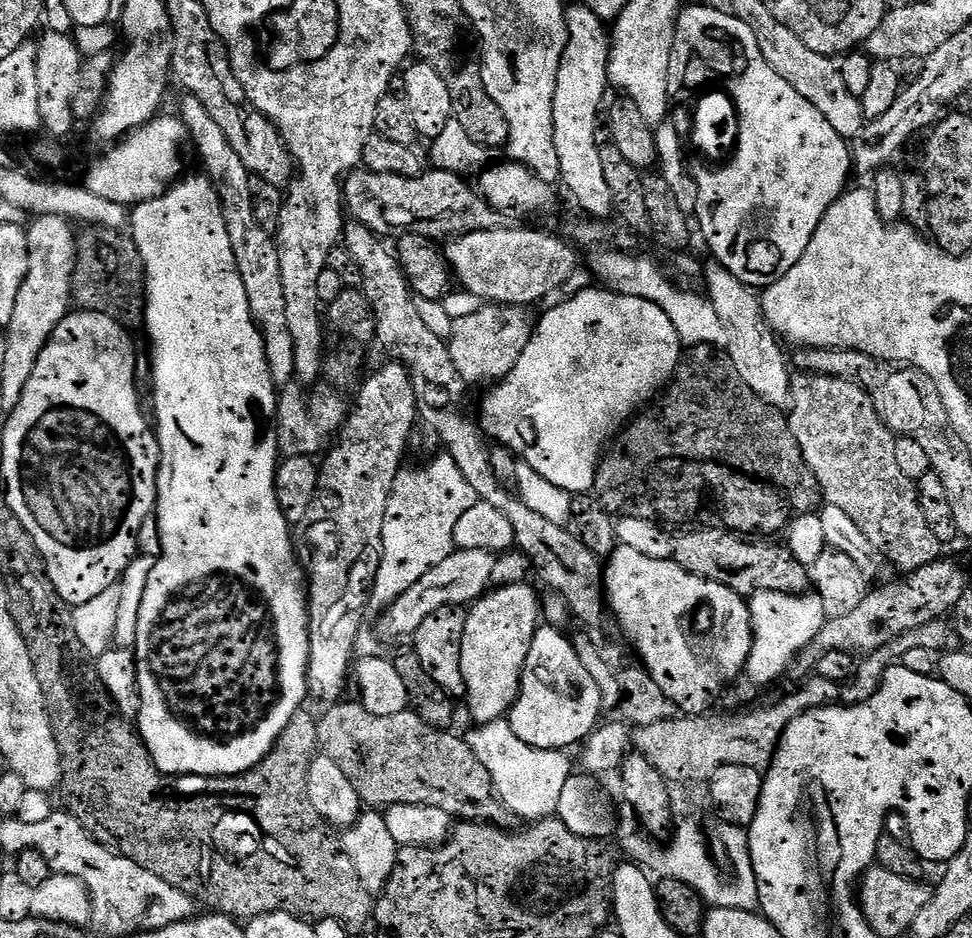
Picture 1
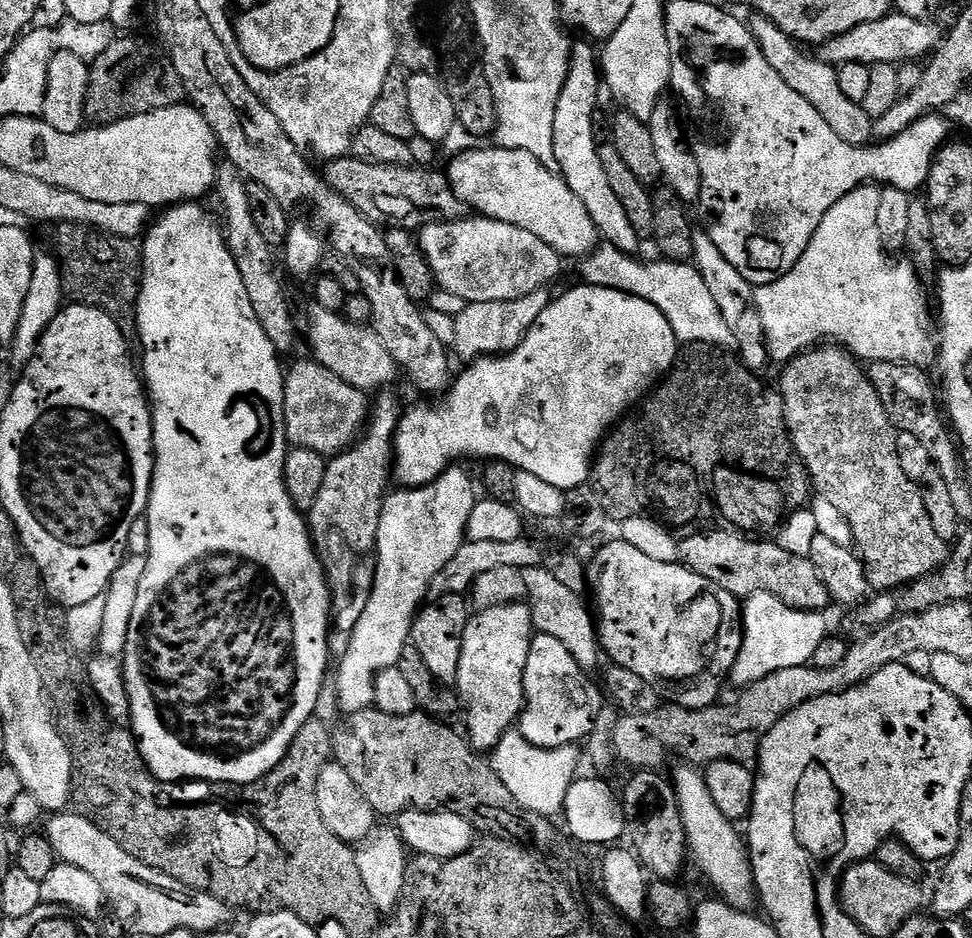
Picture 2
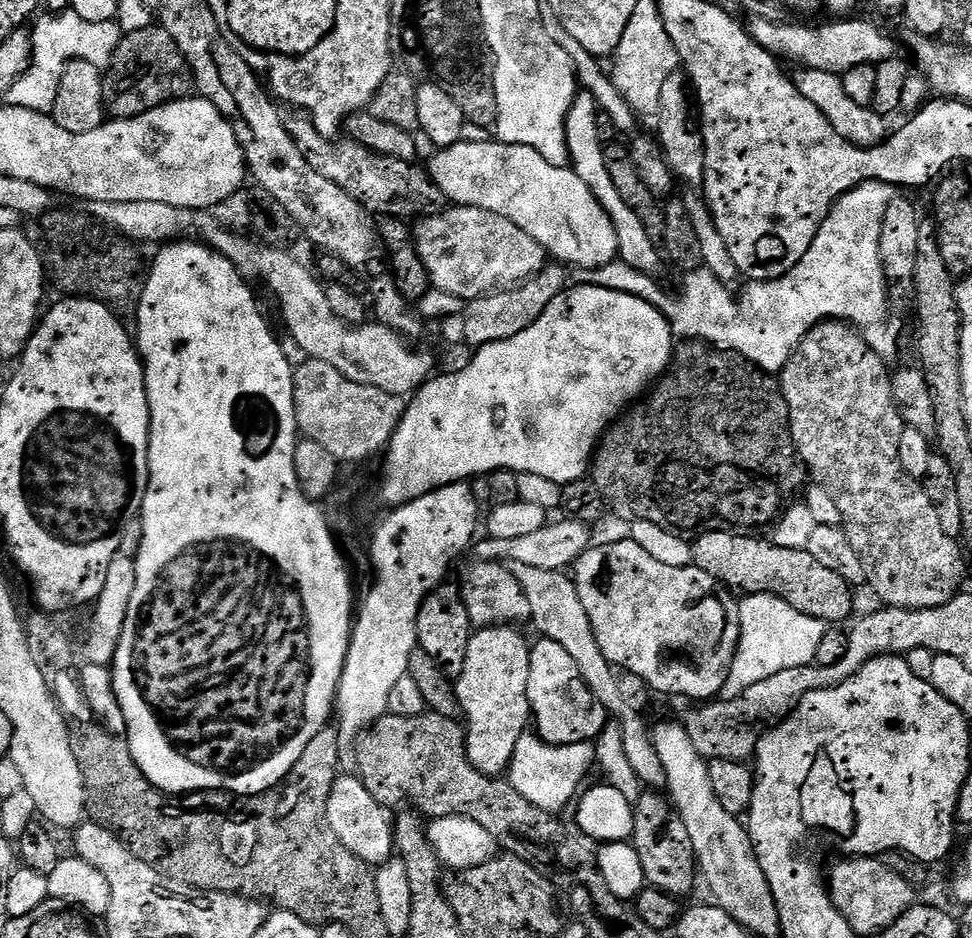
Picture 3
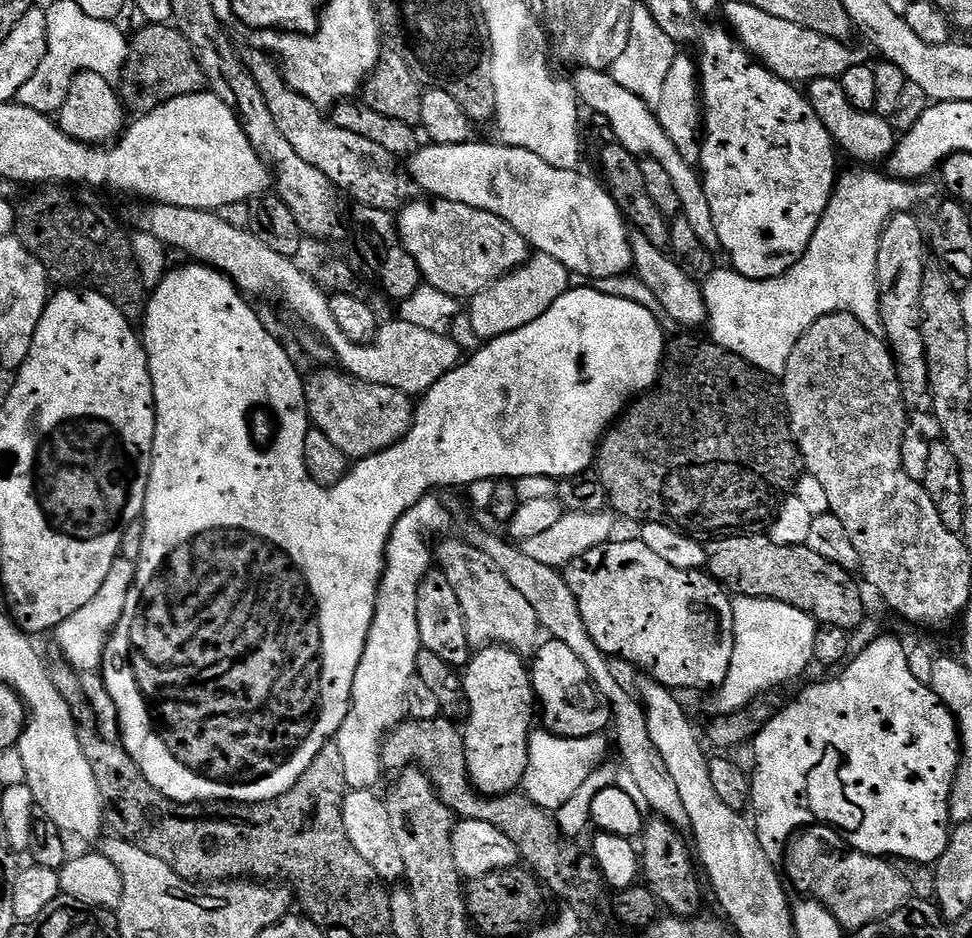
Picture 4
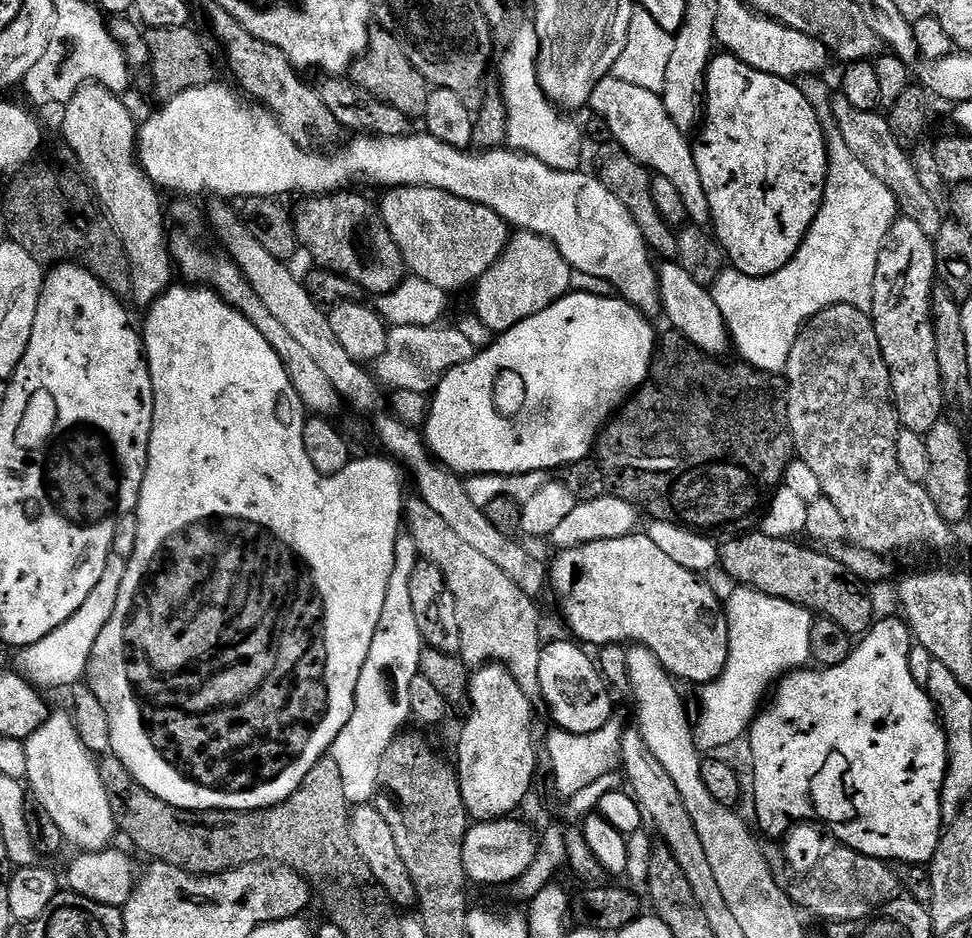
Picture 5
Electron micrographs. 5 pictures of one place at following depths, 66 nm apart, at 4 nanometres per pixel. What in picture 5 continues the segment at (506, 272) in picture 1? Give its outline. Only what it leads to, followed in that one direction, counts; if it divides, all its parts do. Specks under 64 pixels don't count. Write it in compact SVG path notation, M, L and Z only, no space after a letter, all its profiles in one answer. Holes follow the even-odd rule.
M414 186L413 188L389 188L385 196L378 200L380 217L390 230L390 238L398 242L404 260L408 263L411 275L426 279L431 285L441 287L447 294L454 294L459 288L475 285L498 262L498 258L508 247L510 225L494 210L481 204L458 198L446 190Z

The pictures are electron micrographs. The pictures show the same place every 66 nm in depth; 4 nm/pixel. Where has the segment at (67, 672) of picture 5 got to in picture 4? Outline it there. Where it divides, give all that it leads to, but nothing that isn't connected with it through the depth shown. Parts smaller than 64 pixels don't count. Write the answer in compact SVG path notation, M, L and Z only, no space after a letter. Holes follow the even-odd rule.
M119 555L110 566L110 571L106 573L106 582L102 582L102 590L82 606L66 622L62 622L54 630L56 644L60 647L60 652L76 667L80 672L97 671L104 663L104 651L108 645L108 639L112 637L112 632L118 626L122 618L122 610L126 610L126 598L130 594L130 586L134 584L136 577L136 561L127 560L125 556Z

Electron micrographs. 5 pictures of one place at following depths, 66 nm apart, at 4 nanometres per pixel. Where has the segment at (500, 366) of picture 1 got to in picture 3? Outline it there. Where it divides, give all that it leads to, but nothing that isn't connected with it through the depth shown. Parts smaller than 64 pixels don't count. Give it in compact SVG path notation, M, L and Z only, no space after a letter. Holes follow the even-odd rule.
M549 263L544 269L530 280L517 284L515 288L504 288L469 300L464 312L466 326L466 344L479 346L490 342L502 342L506 338L514 338L514 334L522 334L540 315L569 287L570 276L559 263Z

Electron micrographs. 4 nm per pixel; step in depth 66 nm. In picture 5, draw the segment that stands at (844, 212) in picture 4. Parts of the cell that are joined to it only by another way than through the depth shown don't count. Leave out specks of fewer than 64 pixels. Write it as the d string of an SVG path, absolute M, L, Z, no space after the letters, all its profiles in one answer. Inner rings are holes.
M819 75L799 77L798 83L802 94L816 108L816 113L820 119L820 125L824 131L824 141L828 147L828 177L826 178L826 186L824 187L824 202L821 204L818 214L814 218L814 222L810 226L810 230L804 235L804 240L800 243L800 248L794 254L794 258L786 266L782 266L782 270L778 270L769 276L747 276L742 274L737 268L725 267L723 274L717 278L716 283L711 285L710 291L712 297L718 302L718 310L722 310L722 318L728 327L728 335L734 348L740 351L739 359L745 364L762 370L763 372L783 373L786 362L790 358L790 346L794 346L794 342L798 338L798 334L808 323L810 318L814 318L823 308L829 308L835 304L849 304L858 310L868 312L872 307L872 295L874 294L874 276L876 263L878 262L878 254L882 247L882 241L888 237L888 232L892 228L892 224L898 218L898 205L896 203L896 195L892 193L886 186L882 186L878 182L878 178L874 178L874 174L870 174L870 170L866 170L866 166L862 166L862 162L858 162L858 158L854 158L854 154L850 154L850 146L846 146L846 141L842 138L842 130L838 130L836 119L832 116L832 105L830 103L830 91L826 85L820 81Z

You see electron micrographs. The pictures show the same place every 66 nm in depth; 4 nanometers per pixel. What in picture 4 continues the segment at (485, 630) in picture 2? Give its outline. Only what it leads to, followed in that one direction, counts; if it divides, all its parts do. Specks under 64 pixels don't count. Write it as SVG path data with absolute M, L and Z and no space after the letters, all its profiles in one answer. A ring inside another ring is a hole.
M481 648L463 669L468 719L463 725L464 757L468 776L481 796L506 796L524 783L528 739L534 731L534 693L529 665L512 648Z

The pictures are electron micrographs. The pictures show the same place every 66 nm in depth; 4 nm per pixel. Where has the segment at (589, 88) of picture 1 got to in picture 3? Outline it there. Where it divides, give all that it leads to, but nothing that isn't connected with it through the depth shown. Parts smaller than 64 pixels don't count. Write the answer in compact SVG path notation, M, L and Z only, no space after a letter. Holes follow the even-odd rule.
M580 90L576 93L576 100L570 106L568 117L566 118L566 142L568 143L568 158L573 172L590 186L594 198L610 214L614 222L614 234L618 234L618 248L620 255L618 259L626 266L630 266L639 272L645 272L647 276L659 277L660 260L662 261L662 252L658 247L657 241L646 234L646 226L638 219L638 214L626 206L622 194L618 194L618 189L614 187L614 182L610 179L610 170L606 170L606 158L604 157L605 145L601 144L598 138L598 122L596 121L596 99L586 90Z

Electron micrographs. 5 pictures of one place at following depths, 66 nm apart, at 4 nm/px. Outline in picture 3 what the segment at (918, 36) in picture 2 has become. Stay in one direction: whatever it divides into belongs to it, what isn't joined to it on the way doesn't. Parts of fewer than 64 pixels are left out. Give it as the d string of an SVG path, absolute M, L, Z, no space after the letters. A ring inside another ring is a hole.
M752 16L746 27L758 46L781 61L793 60L796 66L810 70L843 74L846 70L854 70L854 66L881 64L883 60L891 60L897 55L895 42L878 25L871 24L868 20L852 19L840 18L835 21L837 24L820 24L817 28L811 28L808 24L786 24Z

